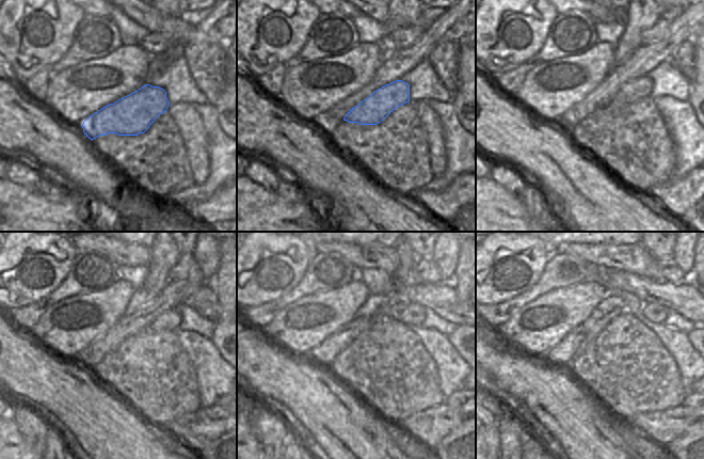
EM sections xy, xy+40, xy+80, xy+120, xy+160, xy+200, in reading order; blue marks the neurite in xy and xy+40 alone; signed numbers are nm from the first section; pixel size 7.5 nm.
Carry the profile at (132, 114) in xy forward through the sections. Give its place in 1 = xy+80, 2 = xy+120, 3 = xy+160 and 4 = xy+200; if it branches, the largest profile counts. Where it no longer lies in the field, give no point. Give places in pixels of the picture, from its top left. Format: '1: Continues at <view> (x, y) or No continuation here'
1: Continues at xy+80 (640, 88)
2: Continues at xy+120 (169, 320)
3: Continues at xy+160 (413, 314)
4: Continues at xy+200 (655, 313)

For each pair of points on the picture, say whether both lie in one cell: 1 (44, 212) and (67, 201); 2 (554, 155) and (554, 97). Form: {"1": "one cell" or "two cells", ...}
{"1": "one cell", "2": "two cells"}

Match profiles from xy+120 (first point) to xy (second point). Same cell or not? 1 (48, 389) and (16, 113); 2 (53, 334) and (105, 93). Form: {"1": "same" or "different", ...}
{"1": "same", "2": "same"}

